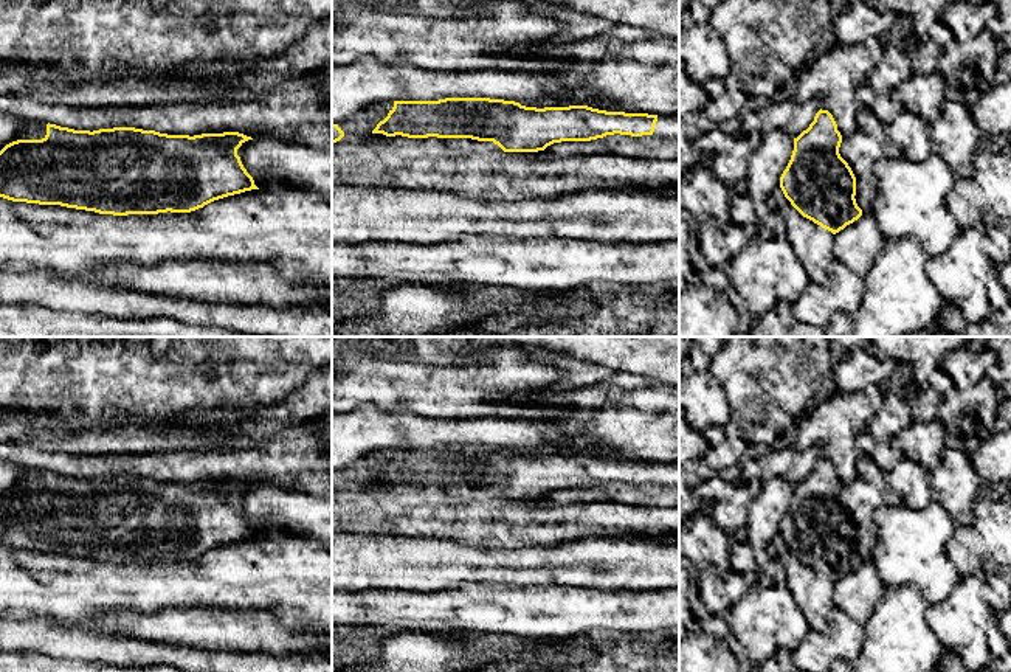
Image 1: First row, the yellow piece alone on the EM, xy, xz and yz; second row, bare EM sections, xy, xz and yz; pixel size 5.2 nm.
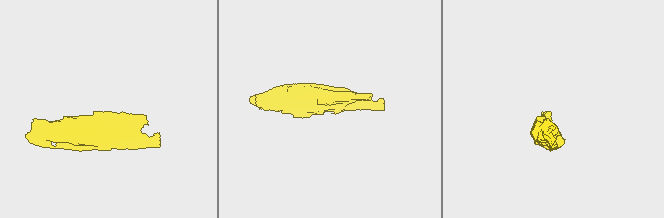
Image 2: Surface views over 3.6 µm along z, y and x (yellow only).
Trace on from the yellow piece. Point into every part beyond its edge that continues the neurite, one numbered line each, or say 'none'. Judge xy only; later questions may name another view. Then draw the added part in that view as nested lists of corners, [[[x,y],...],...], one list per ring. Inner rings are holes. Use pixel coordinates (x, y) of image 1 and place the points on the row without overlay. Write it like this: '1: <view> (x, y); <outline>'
1: xy (33, 478); [[[28,469],[25,476],[16,483],[17,487],[42,487],[47,483],[47,470]]]

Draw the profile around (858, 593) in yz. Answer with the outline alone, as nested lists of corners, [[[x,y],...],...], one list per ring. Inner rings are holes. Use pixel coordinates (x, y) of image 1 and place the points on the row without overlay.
[[[871,560],[862,563],[834,582],[834,607],[859,624],[865,624],[879,604],[885,585]]]

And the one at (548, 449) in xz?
[[[544,445],[541,449],[530,449],[530,450],[519,450],[519,452],[526,453],[526,455],[537,455],[537,456],[578,453],[578,452],[571,450],[571,449],[555,447],[555,445]]]

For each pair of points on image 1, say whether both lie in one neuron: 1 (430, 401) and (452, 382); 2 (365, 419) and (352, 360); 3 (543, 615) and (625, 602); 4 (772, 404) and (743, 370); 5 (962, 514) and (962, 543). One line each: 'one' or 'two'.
1: one
2: two
3: one
4: one
5: two

